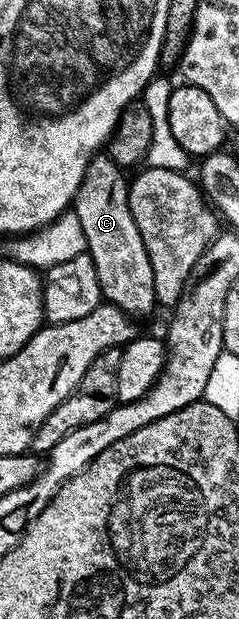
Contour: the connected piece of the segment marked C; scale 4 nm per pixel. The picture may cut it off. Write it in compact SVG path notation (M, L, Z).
M100 151L84 171L84 179L74 196L72 211L76 219L80 219L80 227L84 227L86 252L94 260L96 279L103 298L131 317L141 319L145 313L156 309L158 296L154 290L152 263L148 259L140 227L136 227L136 219L132 219L129 194L127 174L111 157Z

